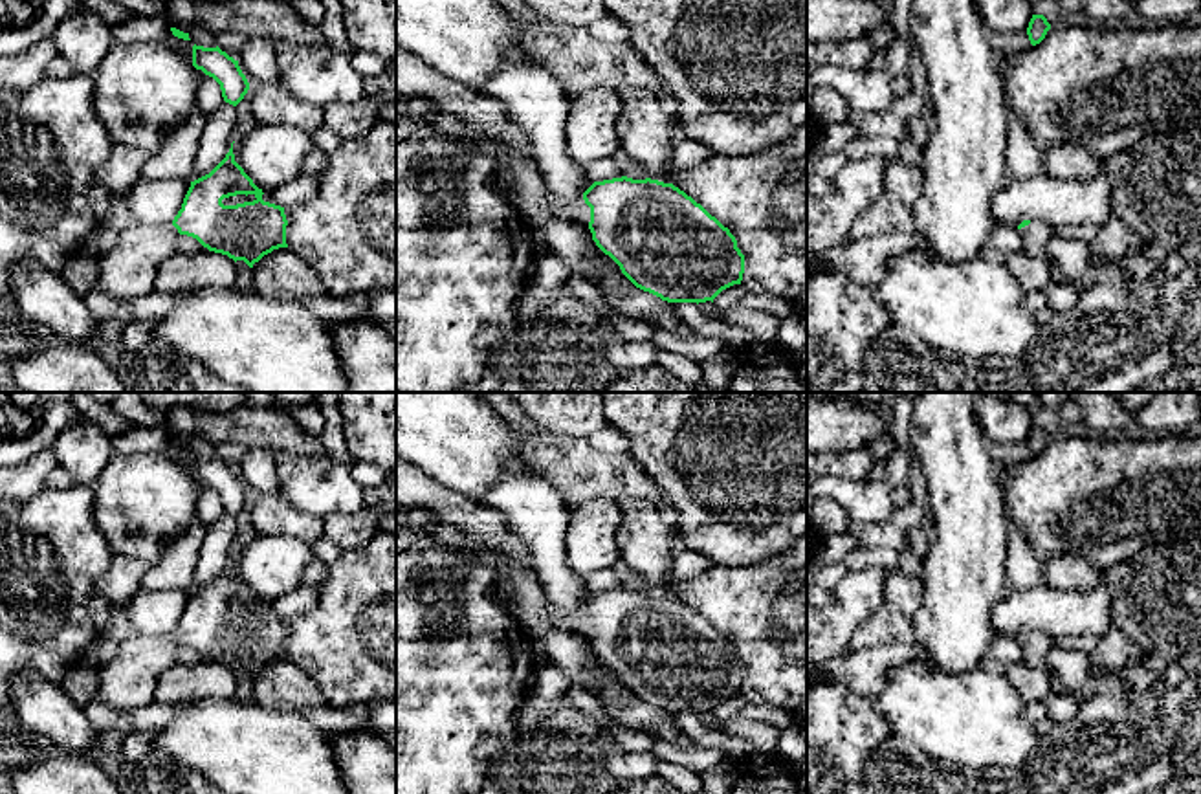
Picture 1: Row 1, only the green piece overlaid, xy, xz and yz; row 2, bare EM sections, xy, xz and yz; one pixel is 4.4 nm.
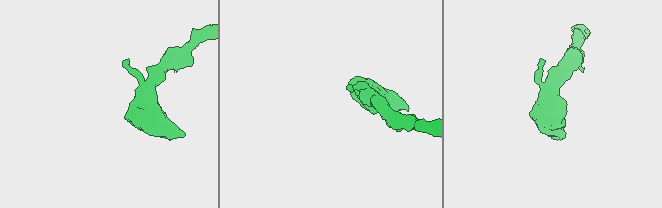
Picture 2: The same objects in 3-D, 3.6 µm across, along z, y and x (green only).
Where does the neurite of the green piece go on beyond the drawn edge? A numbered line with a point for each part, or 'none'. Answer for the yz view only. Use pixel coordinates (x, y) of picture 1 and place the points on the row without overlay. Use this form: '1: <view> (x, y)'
1: yz (1036, 646)

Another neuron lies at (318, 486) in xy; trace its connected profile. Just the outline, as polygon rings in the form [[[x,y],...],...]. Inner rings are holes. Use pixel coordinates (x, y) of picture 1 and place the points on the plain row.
[[[271,451],[277,464],[279,491],[301,512],[323,519],[330,513],[358,513],[367,508],[365,488],[356,482],[350,469],[319,453],[303,457],[297,453]]]

